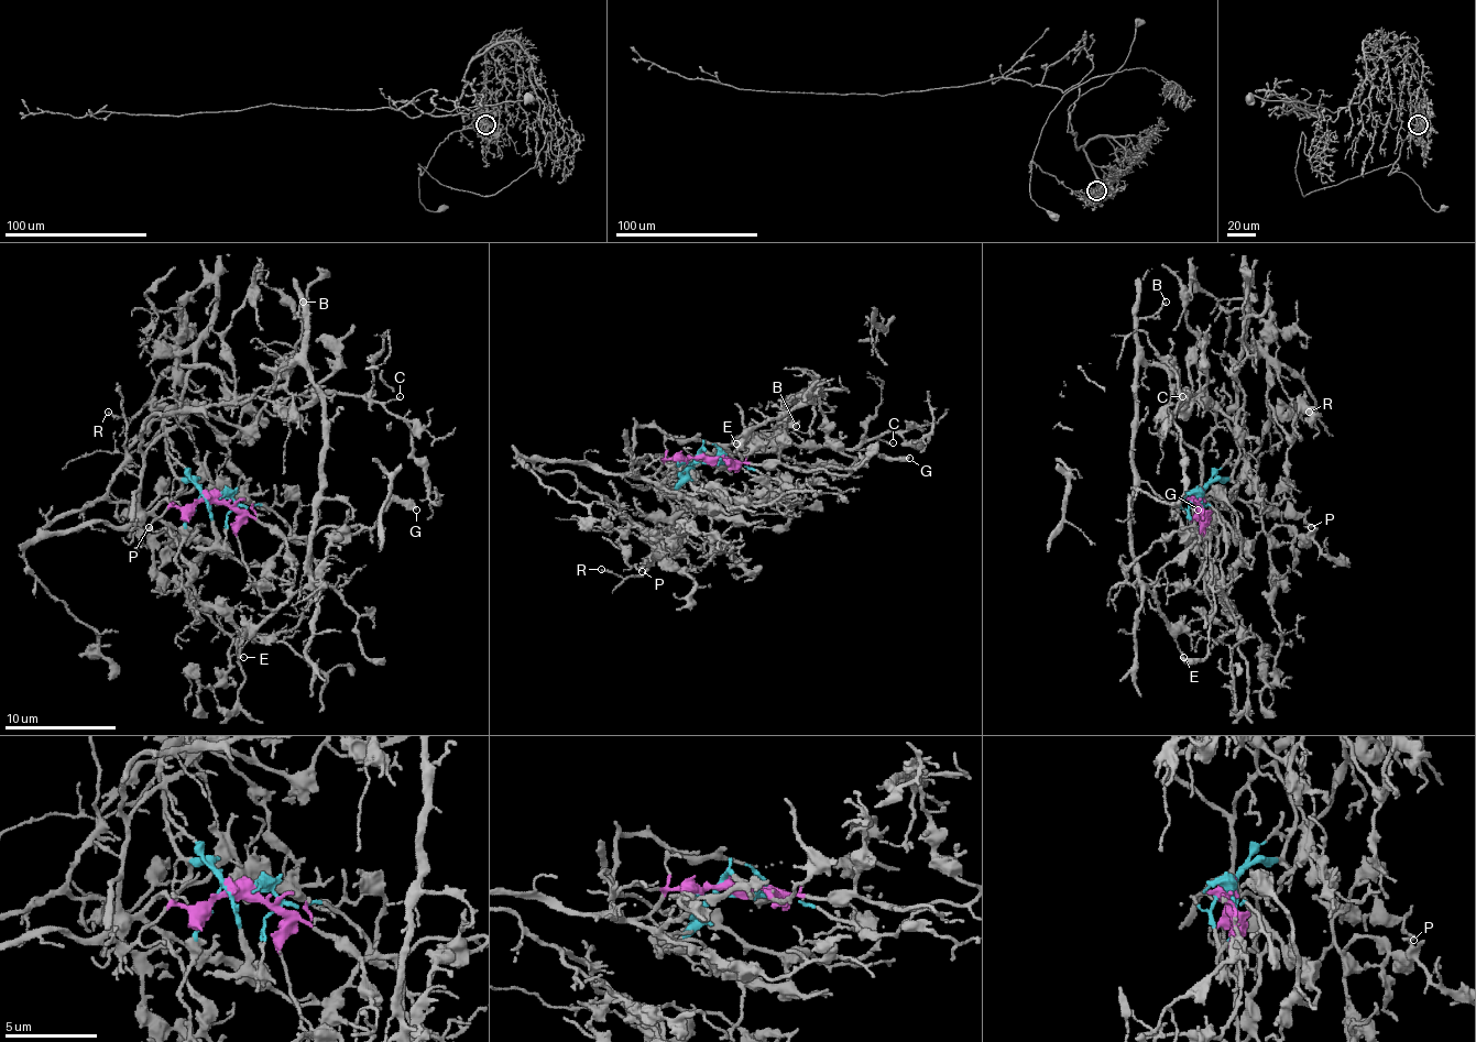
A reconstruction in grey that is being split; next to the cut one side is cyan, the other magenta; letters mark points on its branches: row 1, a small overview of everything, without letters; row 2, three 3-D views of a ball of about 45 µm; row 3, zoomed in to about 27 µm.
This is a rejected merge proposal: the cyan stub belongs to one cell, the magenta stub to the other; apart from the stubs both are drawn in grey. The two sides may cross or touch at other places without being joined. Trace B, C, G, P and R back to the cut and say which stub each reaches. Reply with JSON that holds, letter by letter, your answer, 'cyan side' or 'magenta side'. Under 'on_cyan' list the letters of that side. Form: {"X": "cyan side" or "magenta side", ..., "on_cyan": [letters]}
{"B": "cyan side", "C": "magenta side", "G": "magenta side", "P": "magenta side", "R": "cyan side", "on_cyan": ["B", "R"]}

